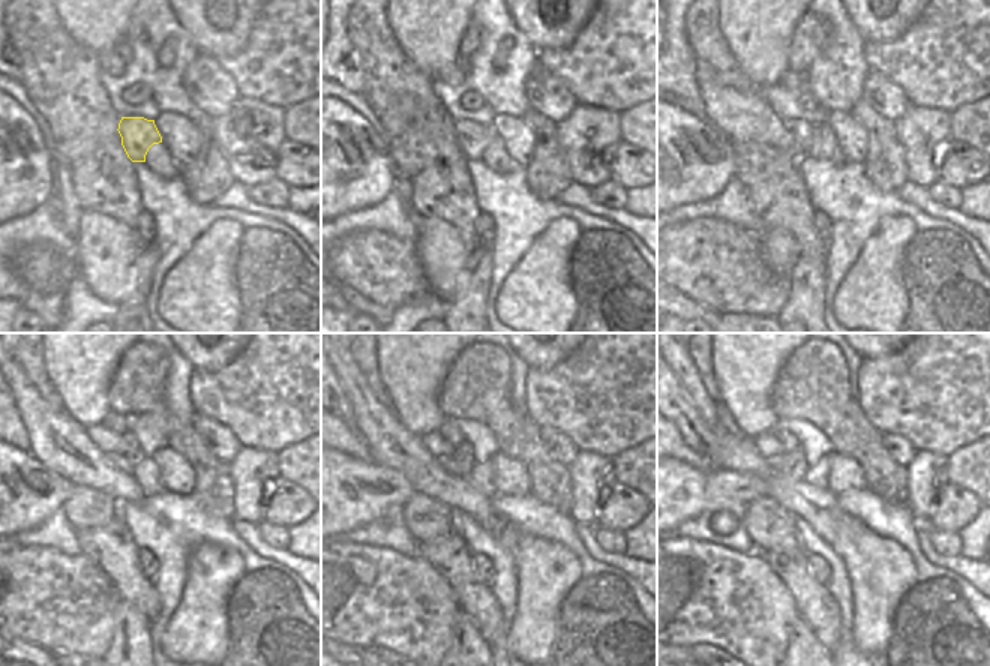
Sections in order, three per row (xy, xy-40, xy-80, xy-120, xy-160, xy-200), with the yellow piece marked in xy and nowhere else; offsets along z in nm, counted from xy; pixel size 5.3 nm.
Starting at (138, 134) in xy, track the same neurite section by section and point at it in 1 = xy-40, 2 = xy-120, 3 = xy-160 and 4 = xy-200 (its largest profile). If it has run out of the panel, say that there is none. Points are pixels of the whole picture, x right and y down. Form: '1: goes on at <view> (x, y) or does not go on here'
1: goes on at xy-40 (473, 138)
2: goes on at xy-120 (122, 464)
3: goes on at xy-160 (441, 459)
4: goes on at xy-200 (777, 462)

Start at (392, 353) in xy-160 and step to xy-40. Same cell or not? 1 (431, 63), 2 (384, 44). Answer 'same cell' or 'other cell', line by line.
1: same cell
2: other cell

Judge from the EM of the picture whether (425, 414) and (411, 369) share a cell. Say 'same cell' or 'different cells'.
same cell

